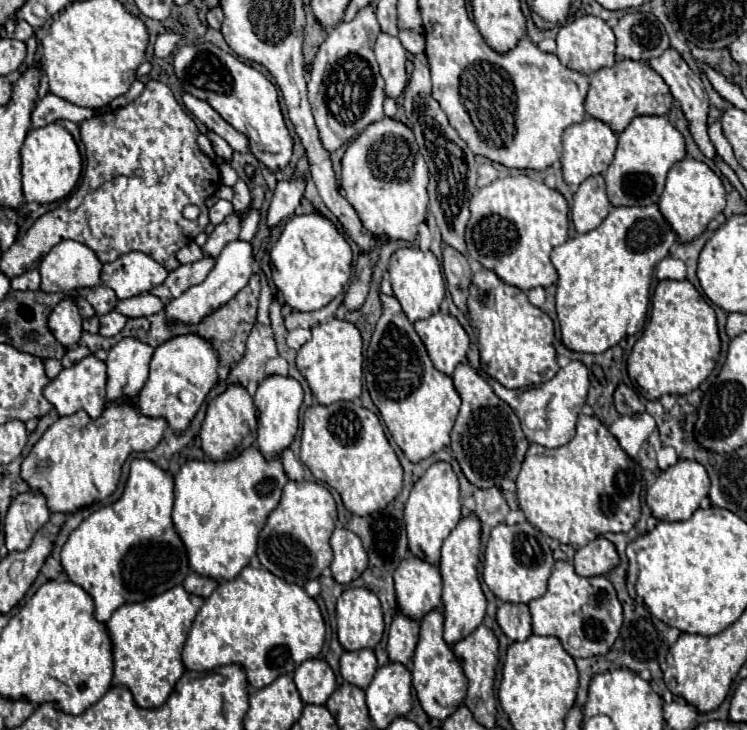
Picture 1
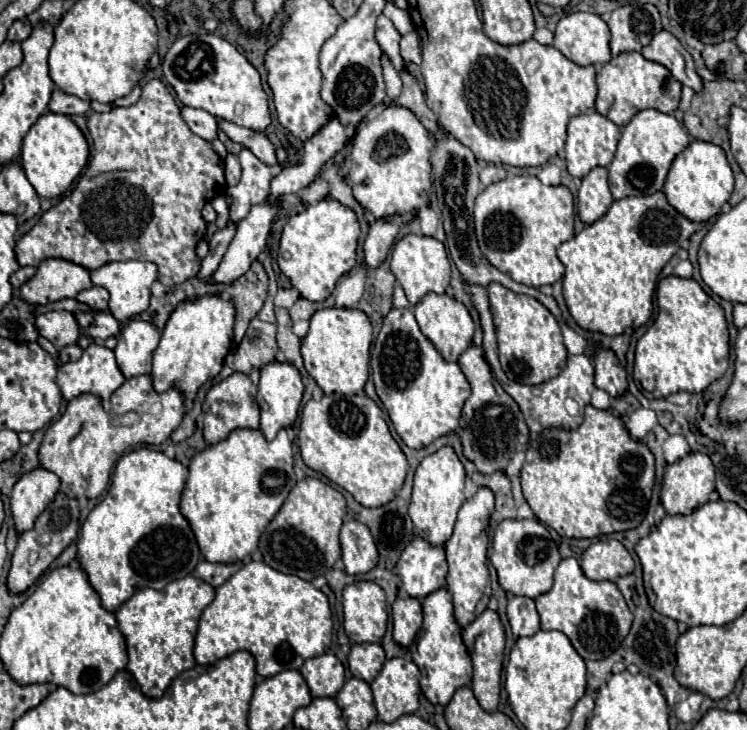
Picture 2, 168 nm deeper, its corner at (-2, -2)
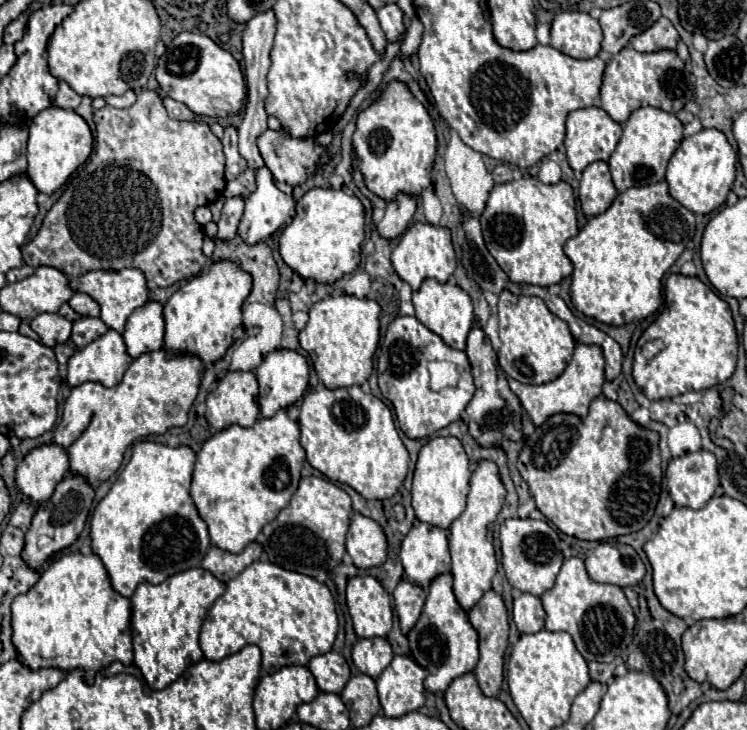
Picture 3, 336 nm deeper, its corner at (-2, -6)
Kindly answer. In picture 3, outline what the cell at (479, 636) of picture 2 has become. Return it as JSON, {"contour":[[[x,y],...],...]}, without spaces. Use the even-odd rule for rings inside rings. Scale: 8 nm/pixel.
{"contour":[[[492,589],[486,591],[484,597],[468,611],[468,617],[480,635],[480,661],[474,669],[474,673],[478,677],[482,693],[488,697],[496,697],[502,687],[502,681],[504,681],[504,653],[508,647],[508,613],[506,613],[502,595],[494,593]]]}

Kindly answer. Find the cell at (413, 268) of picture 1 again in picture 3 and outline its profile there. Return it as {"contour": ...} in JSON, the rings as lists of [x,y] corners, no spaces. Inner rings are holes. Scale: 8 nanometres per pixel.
{"contour":[[[414,223],[410,225],[404,235],[400,237],[400,243],[392,251],[392,265],[400,279],[410,283],[412,291],[420,289],[420,283],[426,277],[434,277],[440,283],[446,283],[448,277],[456,269],[456,253],[452,245],[452,235],[450,229],[440,227],[440,225],[430,225],[430,223]]]}

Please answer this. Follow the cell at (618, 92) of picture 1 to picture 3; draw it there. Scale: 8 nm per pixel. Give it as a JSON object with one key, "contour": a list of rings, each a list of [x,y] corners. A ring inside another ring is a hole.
{"contour":[[[630,45],[610,59],[604,71],[600,89],[600,107],[618,123],[624,123],[638,107],[658,107],[668,113],[678,113],[694,95],[692,75],[676,51],[662,49],[654,53],[638,53]]]}

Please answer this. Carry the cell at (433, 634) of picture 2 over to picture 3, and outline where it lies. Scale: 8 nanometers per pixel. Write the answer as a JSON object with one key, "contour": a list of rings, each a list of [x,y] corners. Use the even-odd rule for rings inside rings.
{"contour":[[[442,573],[432,579],[422,615],[408,631],[408,641],[412,657],[428,671],[424,685],[432,693],[444,691],[452,683],[452,679],[474,671],[478,663],[478,631],[472,627],[472,623],[468,621],[468,613],[458,605],[454,597],[450,573]]]}

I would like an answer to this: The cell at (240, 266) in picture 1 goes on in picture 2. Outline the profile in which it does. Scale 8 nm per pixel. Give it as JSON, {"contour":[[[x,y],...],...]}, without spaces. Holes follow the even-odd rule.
{"contour":[[[262,203],[252,207],[248,217],[238,223],[236,235],[220,267],[212,275],[210,283],[232,285],[248,271],[248,267],[258,259],[258,255],[266,247],[266,239],[270,235],[270,227],[272,227],[272,219],[276,211],[278,211],[278,203],[274,205]]]}

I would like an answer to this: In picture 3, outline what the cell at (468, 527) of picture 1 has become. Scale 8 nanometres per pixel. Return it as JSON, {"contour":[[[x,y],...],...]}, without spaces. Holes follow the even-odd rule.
{"contour":[[[480,461],[470,479],[470,493],[466,509],[456,517],[448,529],[450,555],[452,555],[452,575],[454,575],[454,595],[458,603],[468,611],[486,591],[490,591],[490,581],[498,569],[492,535],[488,533],[488,523],[494,523],[502,505],[506,489],[500,479],[500,471],[492,461]]]}

